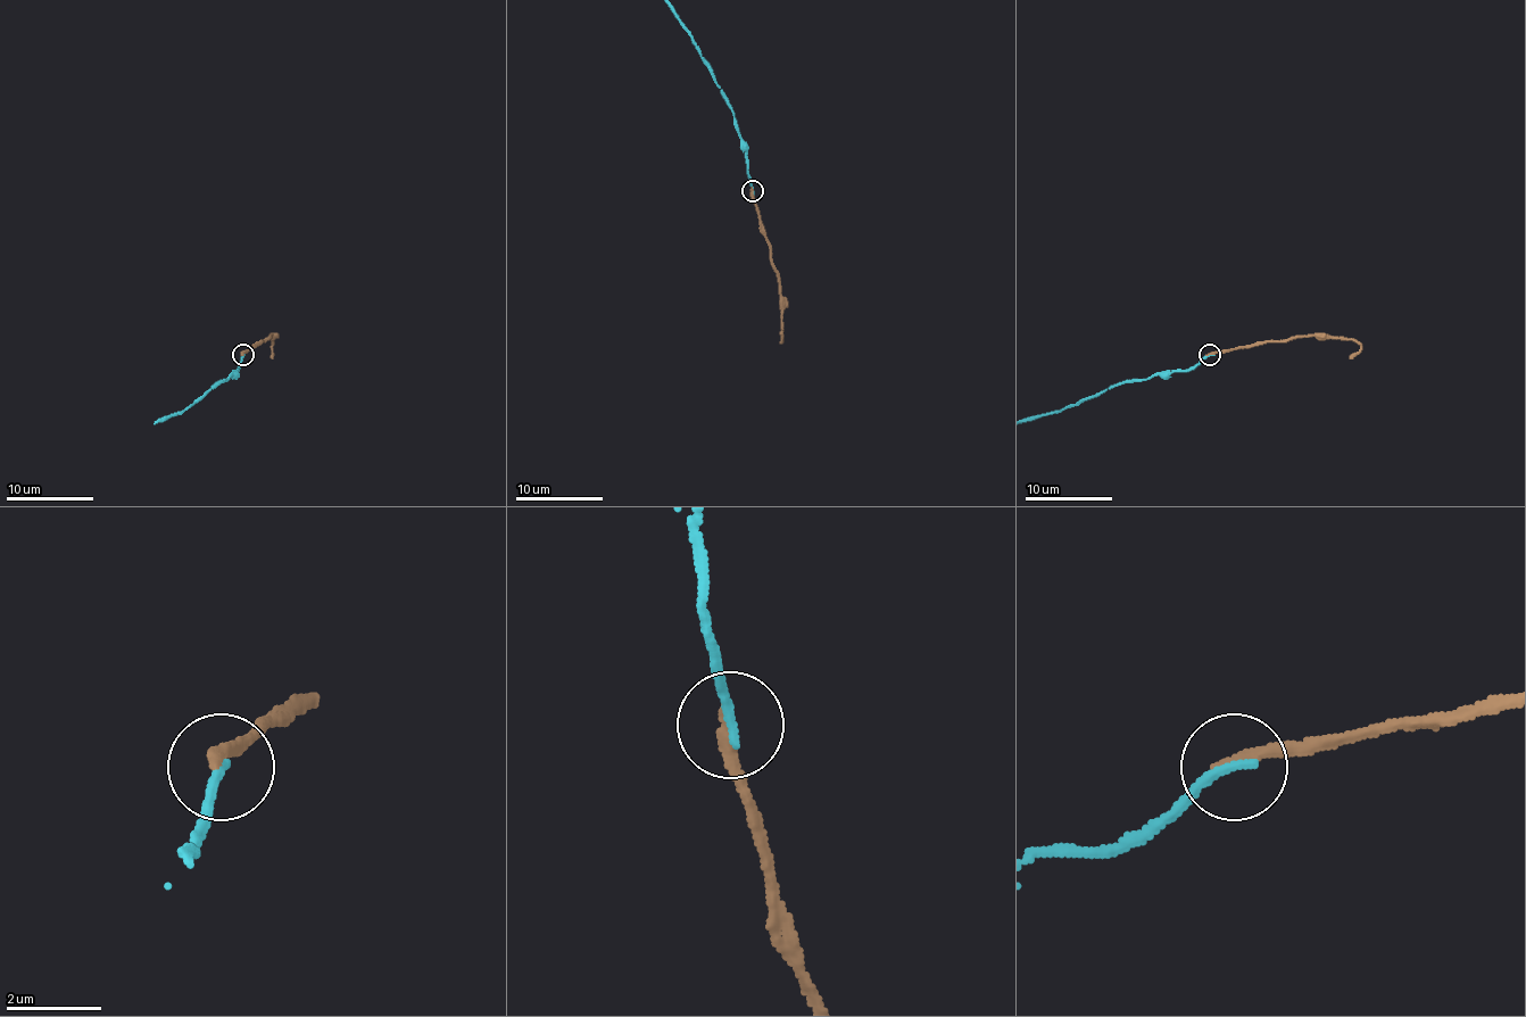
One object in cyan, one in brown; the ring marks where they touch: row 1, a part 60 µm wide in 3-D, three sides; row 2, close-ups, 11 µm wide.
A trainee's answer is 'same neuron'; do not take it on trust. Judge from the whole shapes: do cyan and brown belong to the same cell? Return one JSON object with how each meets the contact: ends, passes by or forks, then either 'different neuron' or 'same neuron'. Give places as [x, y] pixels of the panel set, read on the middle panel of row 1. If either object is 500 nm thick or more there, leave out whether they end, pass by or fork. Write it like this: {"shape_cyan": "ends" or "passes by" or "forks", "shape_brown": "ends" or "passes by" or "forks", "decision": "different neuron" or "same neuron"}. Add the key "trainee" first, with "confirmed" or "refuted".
{"trainee": "refuted", "shape_cyan": "ends", "shape_brown": "ends", "decision": "different neuron"}

